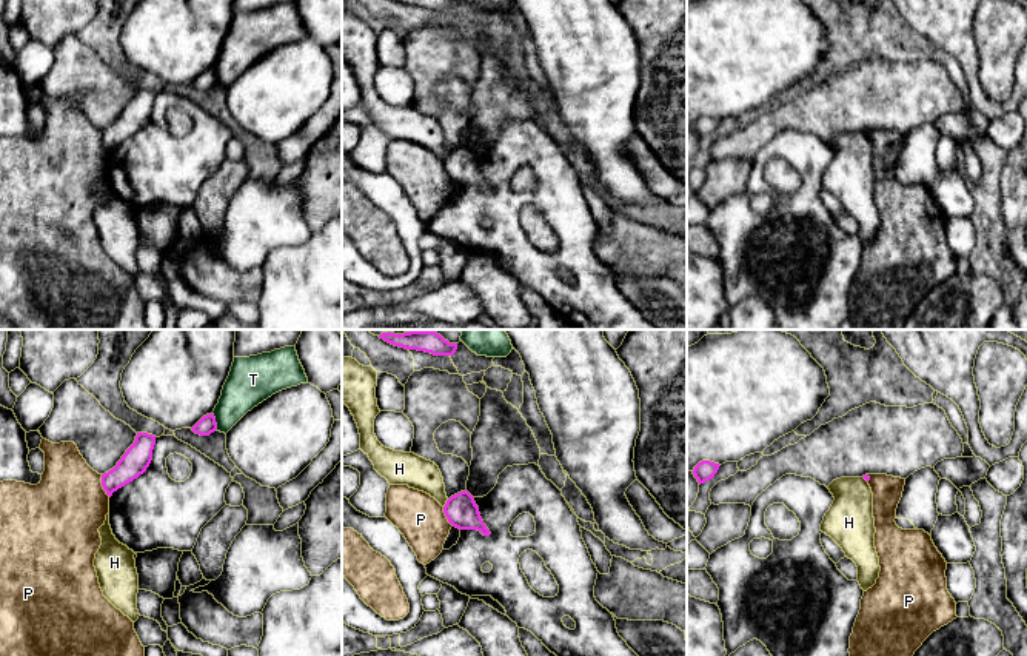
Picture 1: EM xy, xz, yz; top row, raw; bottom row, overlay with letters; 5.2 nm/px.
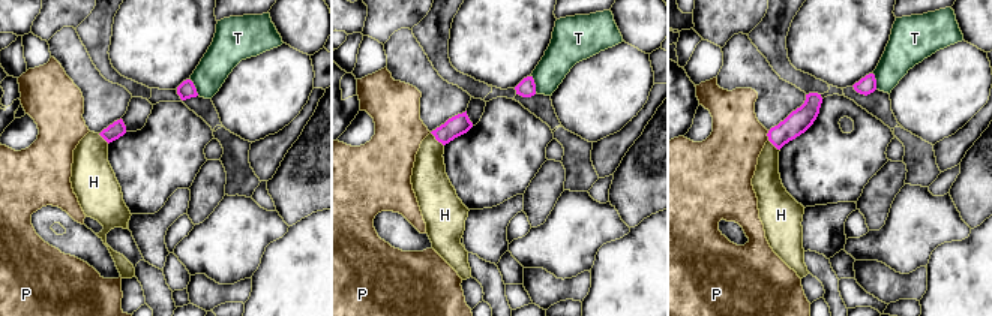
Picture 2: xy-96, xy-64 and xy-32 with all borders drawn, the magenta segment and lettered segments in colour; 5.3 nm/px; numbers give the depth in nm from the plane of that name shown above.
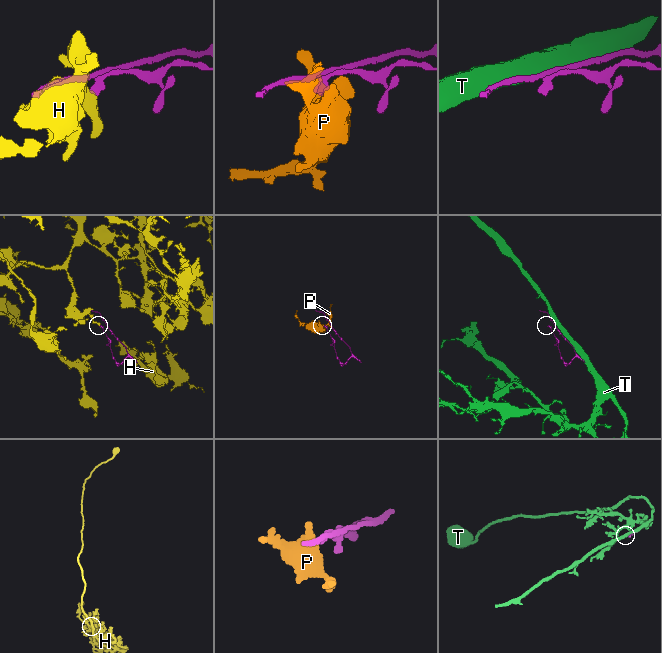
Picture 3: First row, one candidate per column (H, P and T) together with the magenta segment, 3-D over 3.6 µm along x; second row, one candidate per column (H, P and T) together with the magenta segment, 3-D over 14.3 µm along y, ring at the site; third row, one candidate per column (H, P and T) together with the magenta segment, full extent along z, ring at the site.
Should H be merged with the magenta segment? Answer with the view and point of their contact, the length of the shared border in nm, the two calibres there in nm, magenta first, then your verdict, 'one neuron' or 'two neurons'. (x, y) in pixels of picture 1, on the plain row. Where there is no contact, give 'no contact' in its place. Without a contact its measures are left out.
xz (445, 159) | 50 nm | 170/170 nm | two neurons

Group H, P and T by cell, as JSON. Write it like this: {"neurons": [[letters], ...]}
{"neurons": [["H"], ["P"], ["T"]]}

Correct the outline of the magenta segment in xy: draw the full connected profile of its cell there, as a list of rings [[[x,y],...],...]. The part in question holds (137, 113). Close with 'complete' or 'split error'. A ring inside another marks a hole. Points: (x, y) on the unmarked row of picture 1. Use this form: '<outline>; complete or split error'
[[[137,88],[134,99],[126,105],[117,120],[102,129],[102,142],[111,152],[114,146],[137,134],[152,115],[156,91]]]; complete

